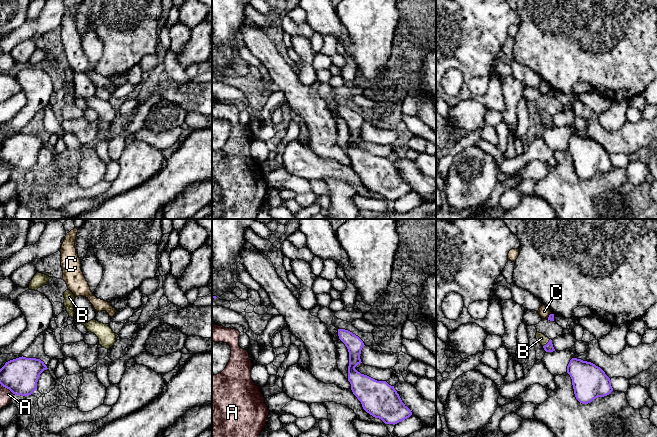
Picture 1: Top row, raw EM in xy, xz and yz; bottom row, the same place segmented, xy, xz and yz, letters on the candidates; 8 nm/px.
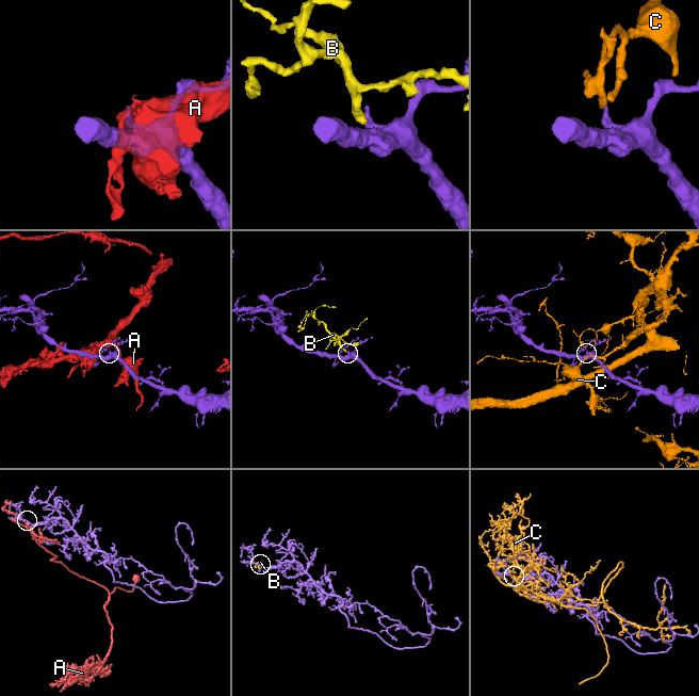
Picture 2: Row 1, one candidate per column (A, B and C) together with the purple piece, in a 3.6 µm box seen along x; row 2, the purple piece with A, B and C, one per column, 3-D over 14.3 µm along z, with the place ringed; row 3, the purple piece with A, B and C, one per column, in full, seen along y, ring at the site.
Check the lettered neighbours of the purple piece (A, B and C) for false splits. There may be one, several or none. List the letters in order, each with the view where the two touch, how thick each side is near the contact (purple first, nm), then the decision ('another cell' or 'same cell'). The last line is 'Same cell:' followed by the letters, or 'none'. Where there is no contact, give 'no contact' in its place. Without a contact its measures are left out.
A: contact in xy; calibres 280 and 100 nm; another cell
B: contact in yz; calibres 70 and 80 nm; same cell
C: contact in yz; calibres 50 and 90 nm; another cell
Same cell: B

